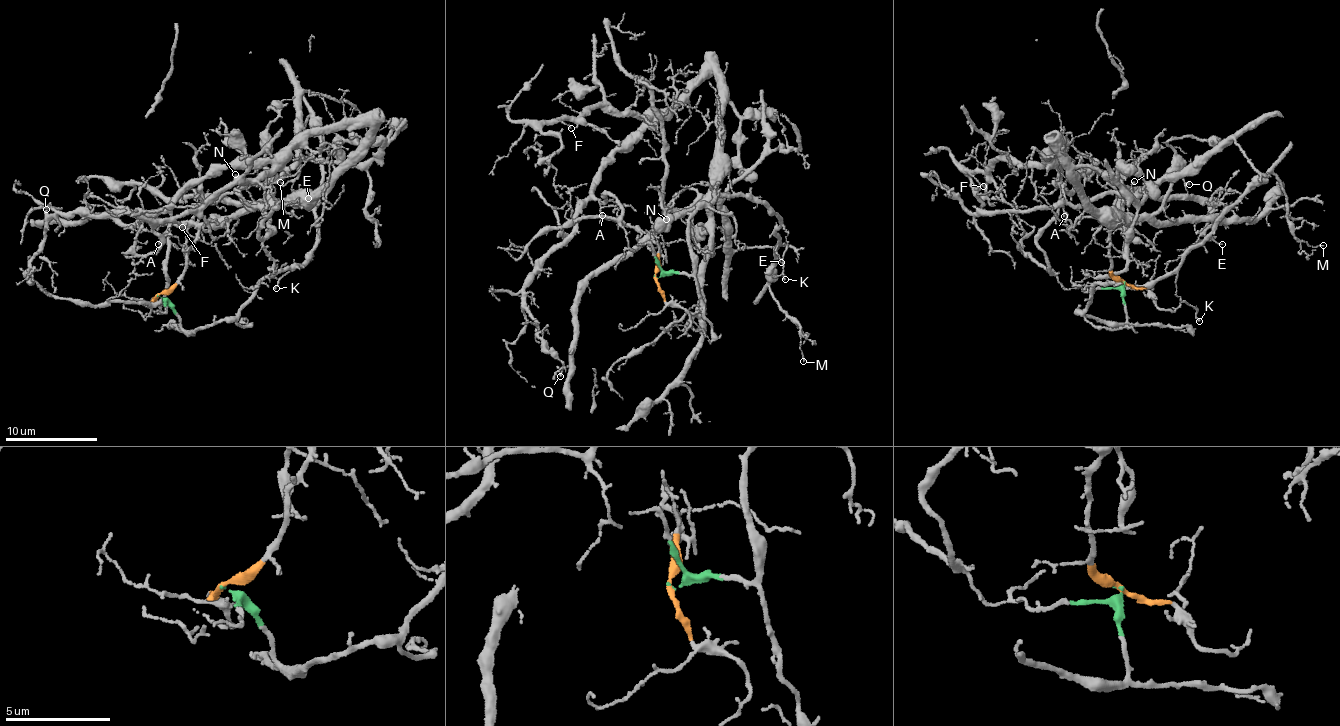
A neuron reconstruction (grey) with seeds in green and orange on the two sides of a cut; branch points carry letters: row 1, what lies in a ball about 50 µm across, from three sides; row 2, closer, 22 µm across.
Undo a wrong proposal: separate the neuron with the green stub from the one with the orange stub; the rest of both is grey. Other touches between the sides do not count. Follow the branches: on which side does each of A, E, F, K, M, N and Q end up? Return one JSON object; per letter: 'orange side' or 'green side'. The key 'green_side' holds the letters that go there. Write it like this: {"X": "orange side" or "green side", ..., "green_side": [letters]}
{"A": "orange side", "E": "green side", "F": "orange side", "K": "green side", "M": "green side", "N": "orange side", "Q": "orange side", "green_side": ["E", "K", "M"]}

